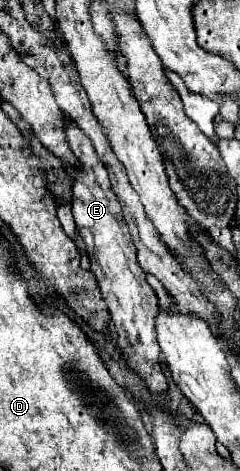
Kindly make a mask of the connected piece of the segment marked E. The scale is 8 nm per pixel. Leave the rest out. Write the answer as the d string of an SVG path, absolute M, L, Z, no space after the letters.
M73 120L65 122L65 138L71 152L79 160L77 168L73 168L75 176L73 176L73 186L71 186L73 218L87 246L91 272L95 274L99 282L101 296L107 302L111 322L119 334L117 344L123 350L123 358L127 366L137 370L137 374L147 382L147 386L153 392L165 392L167 378L163 376L163 370L161 370L161 350L157 348L157 340L153 332L153 310L149 308L149 300L153 300L153 290L145 280L145 272L137 264L137 254L129 238L129 228L123 222L121 204L111 192L107 170L101 164L99 156L95 154L91 140Z

